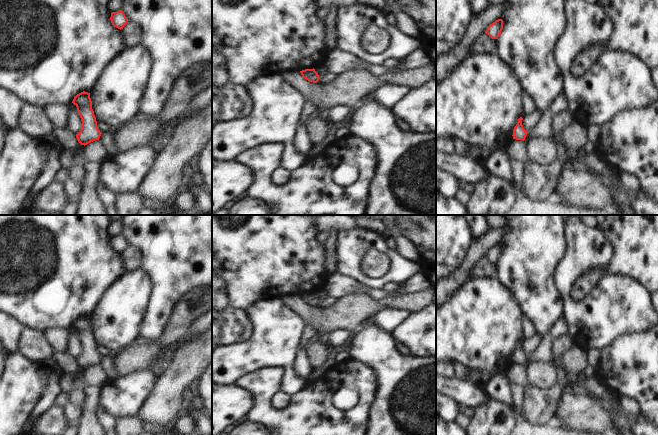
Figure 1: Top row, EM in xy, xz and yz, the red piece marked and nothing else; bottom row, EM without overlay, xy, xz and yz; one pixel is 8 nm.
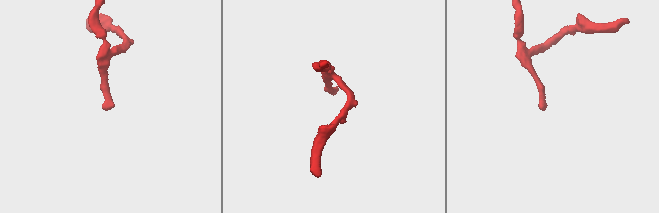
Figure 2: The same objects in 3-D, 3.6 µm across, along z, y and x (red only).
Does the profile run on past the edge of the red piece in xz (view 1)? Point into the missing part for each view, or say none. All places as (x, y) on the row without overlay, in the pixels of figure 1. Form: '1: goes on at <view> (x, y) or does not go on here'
1: does not go on here

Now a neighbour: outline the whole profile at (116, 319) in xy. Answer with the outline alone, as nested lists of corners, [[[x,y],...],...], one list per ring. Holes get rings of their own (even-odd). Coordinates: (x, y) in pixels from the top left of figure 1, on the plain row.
[[[141,269],[125,272],[117,281],[112,283],[105,290],[90,315],[96,345],[107,348],[112,354],[130,346],[139,337],[140,325],[146,312],[151,291],[150,280],[146,272]]]

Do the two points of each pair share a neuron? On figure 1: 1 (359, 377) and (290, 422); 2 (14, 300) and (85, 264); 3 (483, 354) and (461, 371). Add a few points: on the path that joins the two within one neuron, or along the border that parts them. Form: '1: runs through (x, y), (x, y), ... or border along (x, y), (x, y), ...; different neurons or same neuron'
1: runs through (363, 403), (360, 411), (347, 424), (316, 424); same neuron
2: runs through (32, 295), (53, 280), (67, 266); same neuron
3: border along (450, 360), (459, 360), (468, 369); different neurons

